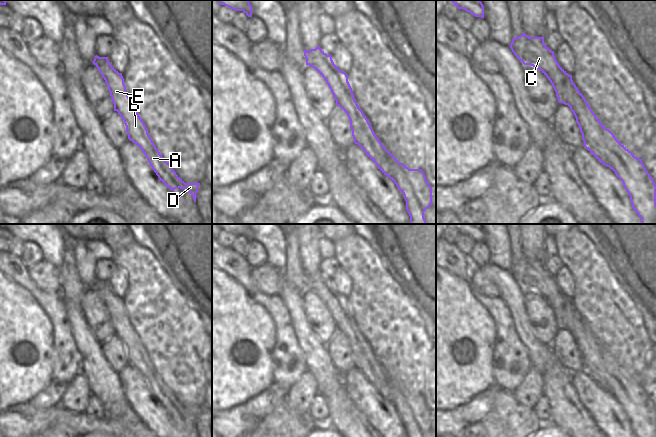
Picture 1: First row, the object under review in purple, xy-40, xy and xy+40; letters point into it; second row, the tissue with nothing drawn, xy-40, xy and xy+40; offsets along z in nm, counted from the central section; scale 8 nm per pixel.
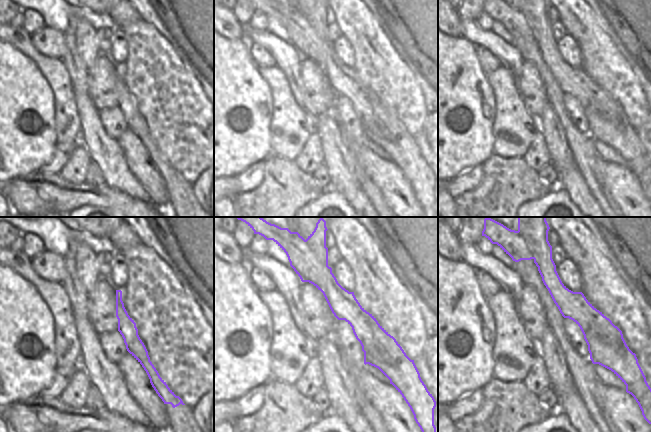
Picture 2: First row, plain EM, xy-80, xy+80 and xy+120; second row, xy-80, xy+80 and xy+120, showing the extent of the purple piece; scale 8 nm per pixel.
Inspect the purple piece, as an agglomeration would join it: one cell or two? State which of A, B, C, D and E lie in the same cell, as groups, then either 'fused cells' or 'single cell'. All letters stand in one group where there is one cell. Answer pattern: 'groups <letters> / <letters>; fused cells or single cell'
groups A B C E / D; fused cells

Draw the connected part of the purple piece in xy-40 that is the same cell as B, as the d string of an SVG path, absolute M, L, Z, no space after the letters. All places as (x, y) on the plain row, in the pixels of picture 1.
M96 279L92 287L98 292L108 310L114 335L117 335L124 344L128 363L142 374L150 390L166 411L171 415L179 413L171 394L166 390L165 383L150 362L144 346L128 320L122 297L110 288L108 281Z

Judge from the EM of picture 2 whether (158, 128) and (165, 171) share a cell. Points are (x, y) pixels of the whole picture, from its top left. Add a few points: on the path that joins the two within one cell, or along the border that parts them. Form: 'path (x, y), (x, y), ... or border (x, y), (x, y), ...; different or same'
border (149, 135), (161, 155), (176, 172); different

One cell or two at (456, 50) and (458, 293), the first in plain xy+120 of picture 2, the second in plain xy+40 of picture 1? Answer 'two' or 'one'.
one

